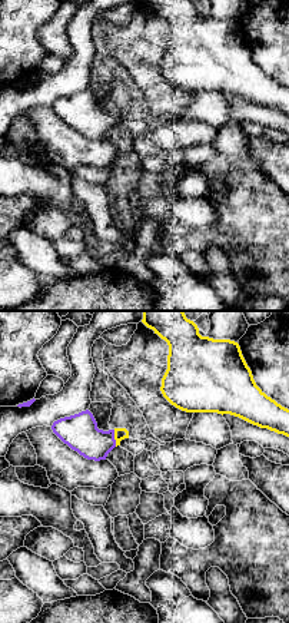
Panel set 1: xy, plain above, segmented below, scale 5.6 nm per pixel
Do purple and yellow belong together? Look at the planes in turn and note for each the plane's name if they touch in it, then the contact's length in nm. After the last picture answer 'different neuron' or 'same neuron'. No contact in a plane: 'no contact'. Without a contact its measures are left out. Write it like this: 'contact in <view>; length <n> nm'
contact in xy; length 100 nm

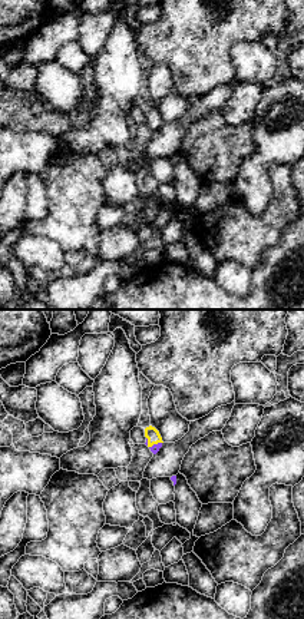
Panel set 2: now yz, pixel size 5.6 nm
contact in yz; length 90 nm

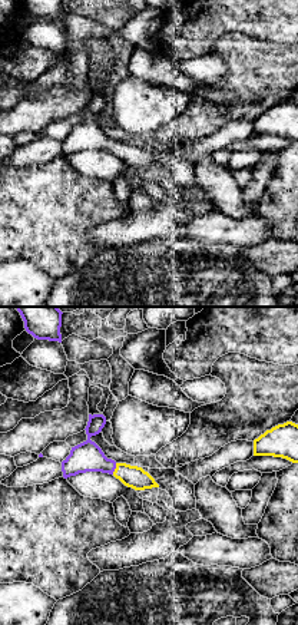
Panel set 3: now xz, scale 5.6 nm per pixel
contact in xz; length 70 nm

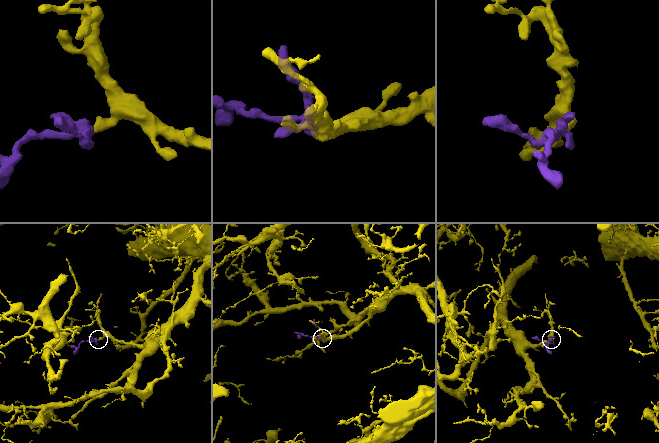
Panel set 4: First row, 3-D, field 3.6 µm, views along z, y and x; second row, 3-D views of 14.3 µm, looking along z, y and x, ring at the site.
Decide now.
same neuron

